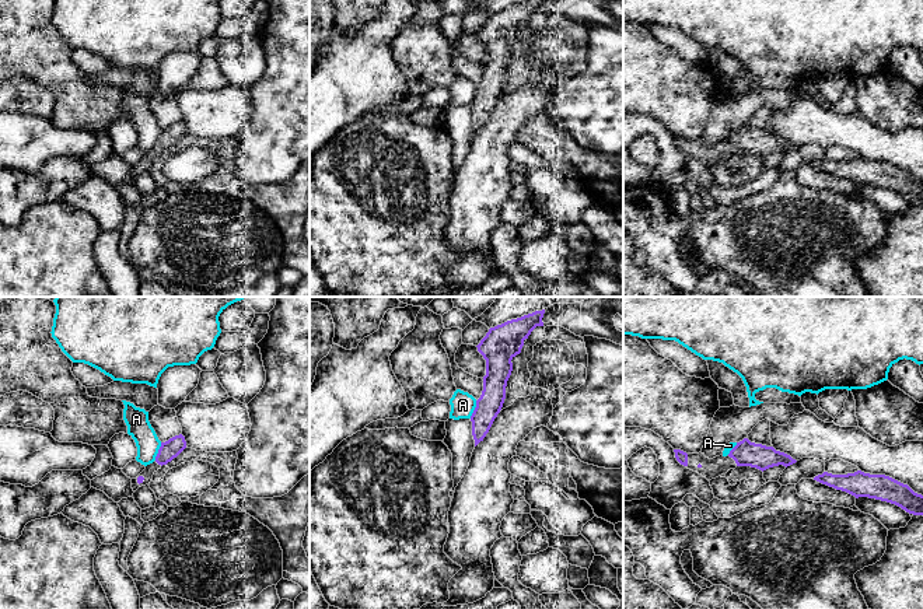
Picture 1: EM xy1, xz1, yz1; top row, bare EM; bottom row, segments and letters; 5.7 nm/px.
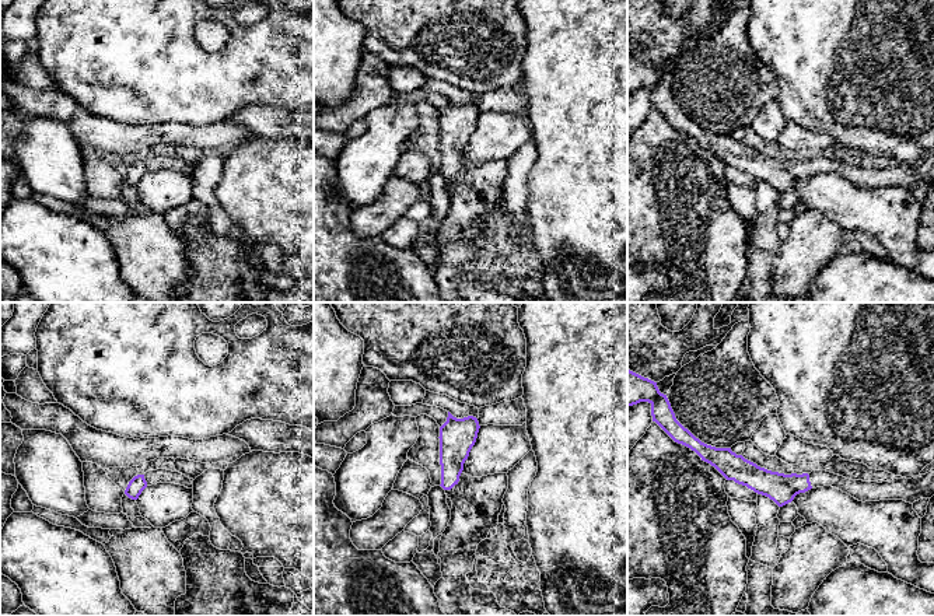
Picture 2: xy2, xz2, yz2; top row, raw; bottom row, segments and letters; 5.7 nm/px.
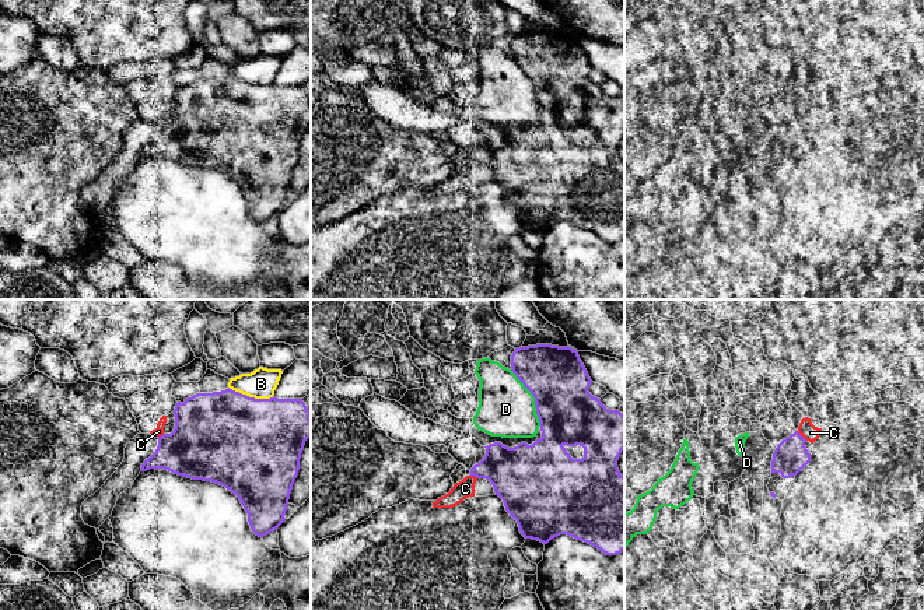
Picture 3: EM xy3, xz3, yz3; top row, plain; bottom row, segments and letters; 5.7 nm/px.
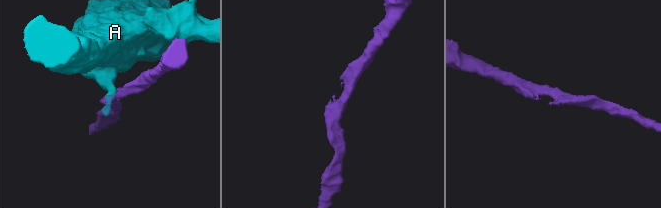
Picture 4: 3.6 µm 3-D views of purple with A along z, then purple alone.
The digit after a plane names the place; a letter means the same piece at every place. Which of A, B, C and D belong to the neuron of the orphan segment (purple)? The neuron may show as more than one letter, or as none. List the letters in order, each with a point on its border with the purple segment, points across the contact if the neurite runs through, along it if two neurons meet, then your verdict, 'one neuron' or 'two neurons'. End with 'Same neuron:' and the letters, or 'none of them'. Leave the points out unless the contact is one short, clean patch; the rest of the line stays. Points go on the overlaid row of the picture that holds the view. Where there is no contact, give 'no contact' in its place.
A: meets purple in xy1 at (158, 451); border along xy1 (161, 443), (154, 459); two neurons
B: meets purple in xy3 at (251, 398); border along xy3 (228, 386), (255, 398), (273, 396); two neurons
C: meets purple in yz3 at (801, 435); two neurons
D: meets purple in xz3 at (534, 396); two neurons
Same neuron: none of them

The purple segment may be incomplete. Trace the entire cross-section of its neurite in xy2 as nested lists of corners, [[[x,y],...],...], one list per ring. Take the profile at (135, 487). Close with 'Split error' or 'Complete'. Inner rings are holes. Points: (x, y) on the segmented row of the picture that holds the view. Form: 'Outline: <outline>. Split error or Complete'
Outline: [[[157,469],[157,470],[148,470],[144,475],[134,476],[129,482],[125,494],[132,500],[137,500],[141,491],[147,486],[157,484],[157,483],[175,483],[175,484],[185,486],[188,489],[193,487],[190,479],[186,477],[185,475],[167,469]]]. Split error

